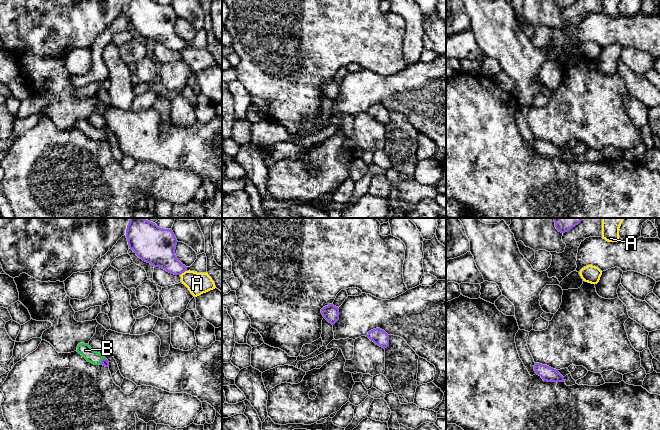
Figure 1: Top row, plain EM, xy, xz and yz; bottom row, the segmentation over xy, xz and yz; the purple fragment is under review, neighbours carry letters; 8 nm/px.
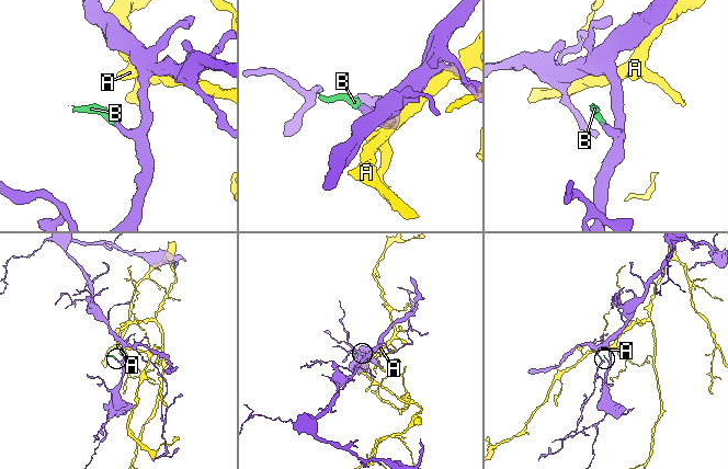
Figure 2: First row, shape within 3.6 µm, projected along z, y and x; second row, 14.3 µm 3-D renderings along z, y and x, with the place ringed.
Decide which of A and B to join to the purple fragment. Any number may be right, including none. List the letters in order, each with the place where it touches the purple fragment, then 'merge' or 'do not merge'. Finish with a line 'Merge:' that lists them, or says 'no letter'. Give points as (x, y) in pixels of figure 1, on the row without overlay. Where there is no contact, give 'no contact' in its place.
A: contact xy (183, 48); do not merge
B: contact xy (101, 136); merge
Merge: B

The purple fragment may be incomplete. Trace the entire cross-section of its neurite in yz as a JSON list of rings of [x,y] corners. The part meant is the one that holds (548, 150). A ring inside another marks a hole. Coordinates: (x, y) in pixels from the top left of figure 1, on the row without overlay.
[[[535,139],[534,147],[544,157],[547,157],[547,158],[564,158],[564,153],[558,148],[558,146],[553,145],[547,141]]]

